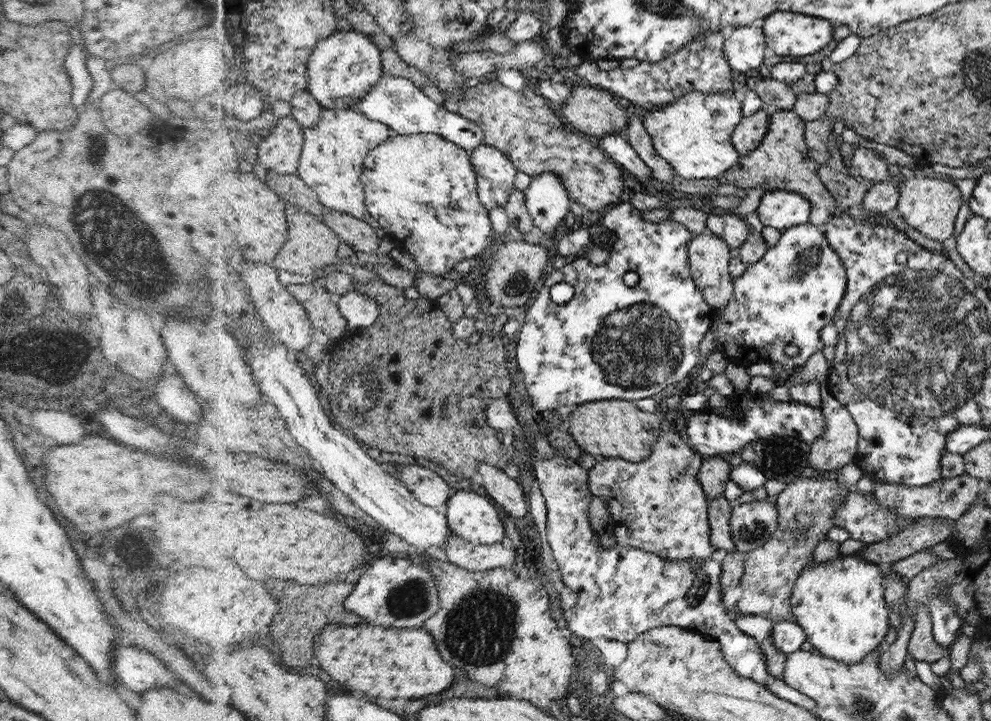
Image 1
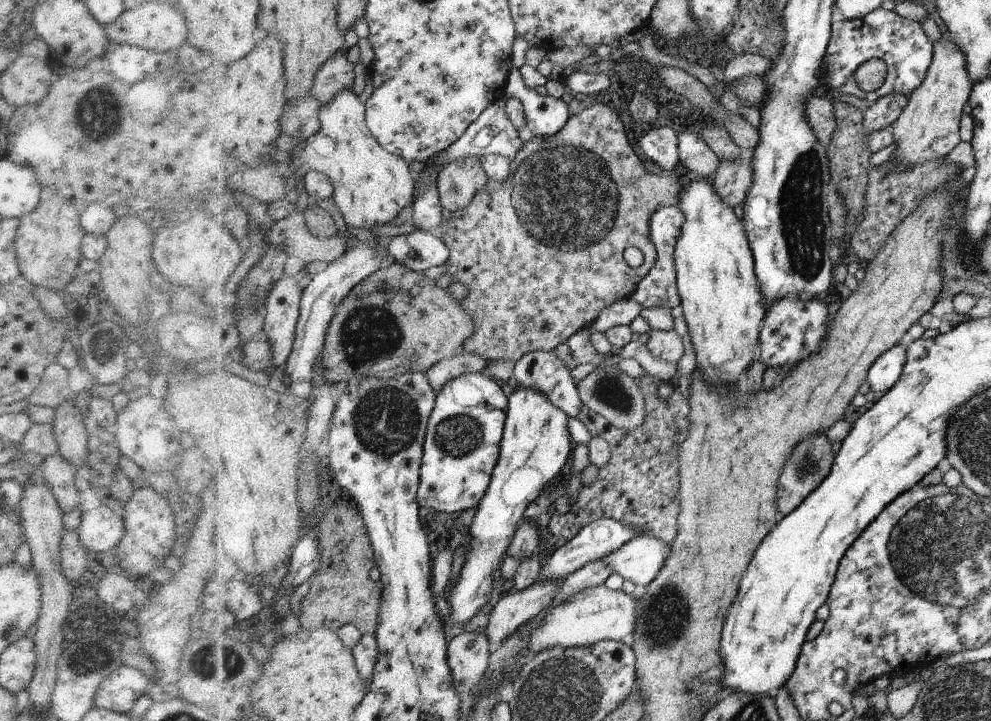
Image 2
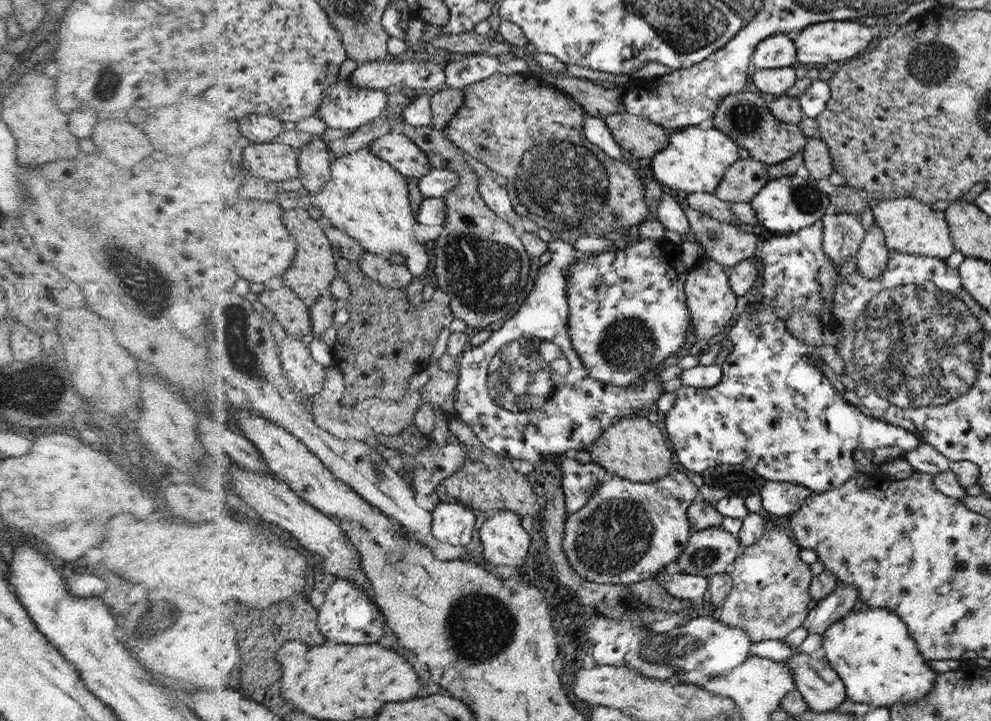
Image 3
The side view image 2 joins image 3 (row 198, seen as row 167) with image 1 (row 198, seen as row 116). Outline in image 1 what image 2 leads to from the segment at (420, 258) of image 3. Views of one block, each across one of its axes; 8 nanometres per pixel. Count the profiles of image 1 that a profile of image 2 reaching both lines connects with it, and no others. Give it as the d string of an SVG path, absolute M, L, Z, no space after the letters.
M357 108L323 109L321 121L312 129L306 129L304 136L304 153L300 162L300 175L308 183L322 200L324 206L330 211L350 213L356 218L368 218L372 213L367 204L367 189L363 181L366 160L372 150L384 145L394 134L393 129L385 122L375 121L366 116Z

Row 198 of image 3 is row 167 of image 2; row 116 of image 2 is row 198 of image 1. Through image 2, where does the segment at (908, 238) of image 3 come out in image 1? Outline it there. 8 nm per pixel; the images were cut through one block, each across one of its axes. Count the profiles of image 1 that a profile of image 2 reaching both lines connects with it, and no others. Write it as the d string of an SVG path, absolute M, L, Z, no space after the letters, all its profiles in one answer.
M915 178L896 179L894 180L896 189L900 193L898 200L897 212L906 221L906 224L916 228L926 238L932 240L946 240L952 236L954 232L954 222L956 216L960 212L960 204L962 204L962 196L960 190L956 188L954 183L950 181L933 178Z

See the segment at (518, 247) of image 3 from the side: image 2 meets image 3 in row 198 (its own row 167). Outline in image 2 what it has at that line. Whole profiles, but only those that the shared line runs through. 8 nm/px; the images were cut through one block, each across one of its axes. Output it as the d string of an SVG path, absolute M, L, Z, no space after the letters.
M468 156L447 165L438 182L442 205L456 214L464 210L478 192L484 191L488 177L480 159Z

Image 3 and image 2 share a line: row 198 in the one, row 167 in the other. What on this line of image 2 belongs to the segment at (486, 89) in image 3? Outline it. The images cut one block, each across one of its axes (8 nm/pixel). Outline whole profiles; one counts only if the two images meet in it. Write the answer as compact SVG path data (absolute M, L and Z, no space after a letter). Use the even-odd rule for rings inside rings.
M594 104L588 107L583 112L570 116L569 122L554 136L534 136L529 141L524 140L518 155L510 162L509 178L490 192L478 192L464 210L458 211L452 220L445 221L440 228L433 231L450 248L452 258L448 260L447 270L455 280L461 281L468 288L468 296L461 302L462 309L474 322L474 334L464 340L463 353L466 355L473 353L490 362L500 359L518 361L524 354L536 350L555 352L559 344L566 343L581 329L590 327L604 308L633 295L642 278L649 274L657 262L657 250L650 238L650 216L660 206L678 205L680 176L676 176L676 171L664 171L662 176L654 176L644 168L640 158L628 144L624 124L614 112L612 104ZM628 247L636 247L644 255L643 263L638 268L628 266L624 260L624 251Z

